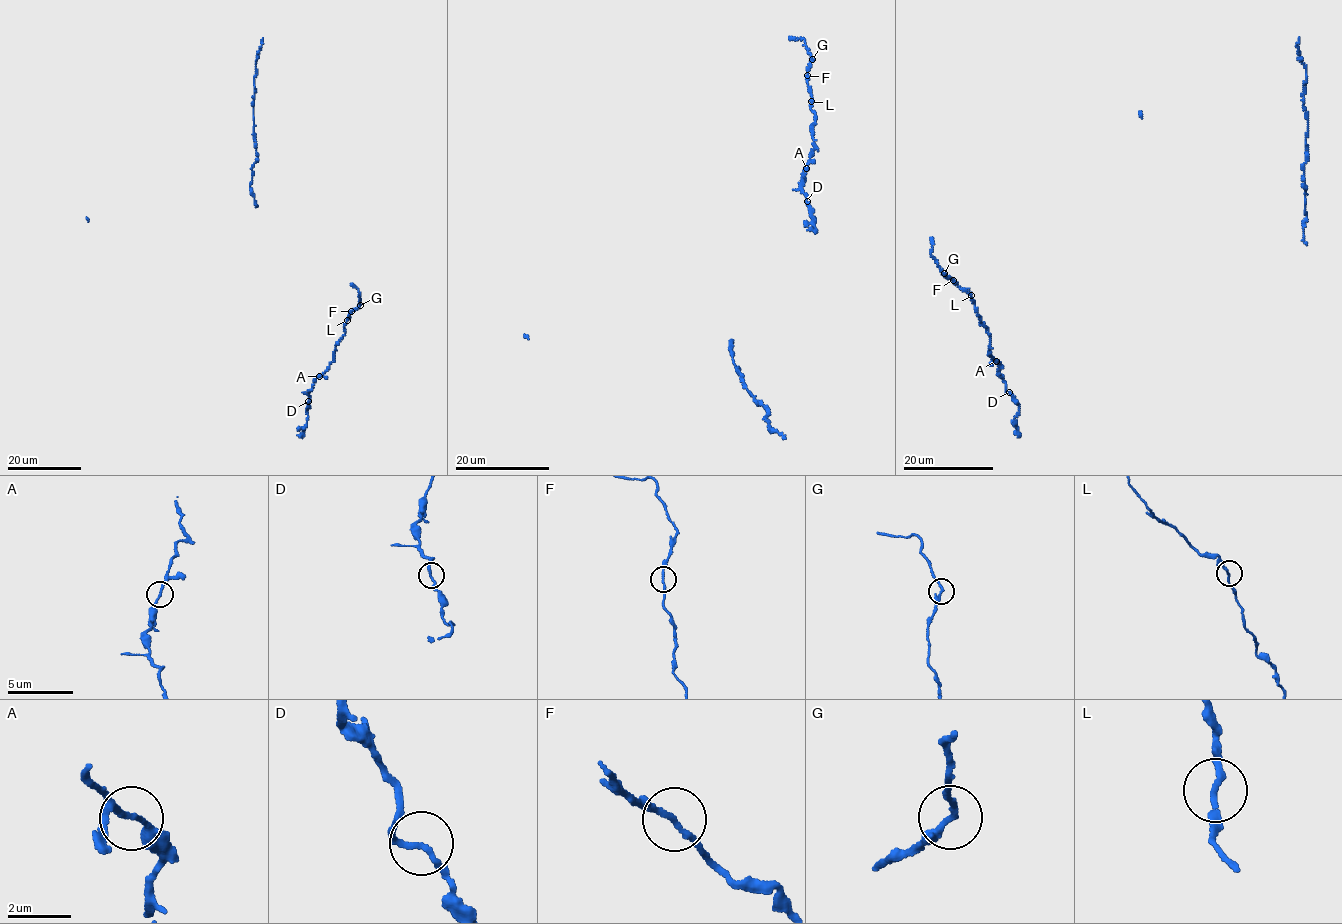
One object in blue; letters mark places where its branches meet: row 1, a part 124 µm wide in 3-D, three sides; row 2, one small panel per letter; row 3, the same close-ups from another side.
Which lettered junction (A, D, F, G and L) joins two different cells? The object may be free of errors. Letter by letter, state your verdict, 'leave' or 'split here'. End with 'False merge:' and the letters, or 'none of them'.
A: leave
D: leave
F: leave
G: leave
L: leave
False merge: none of them

